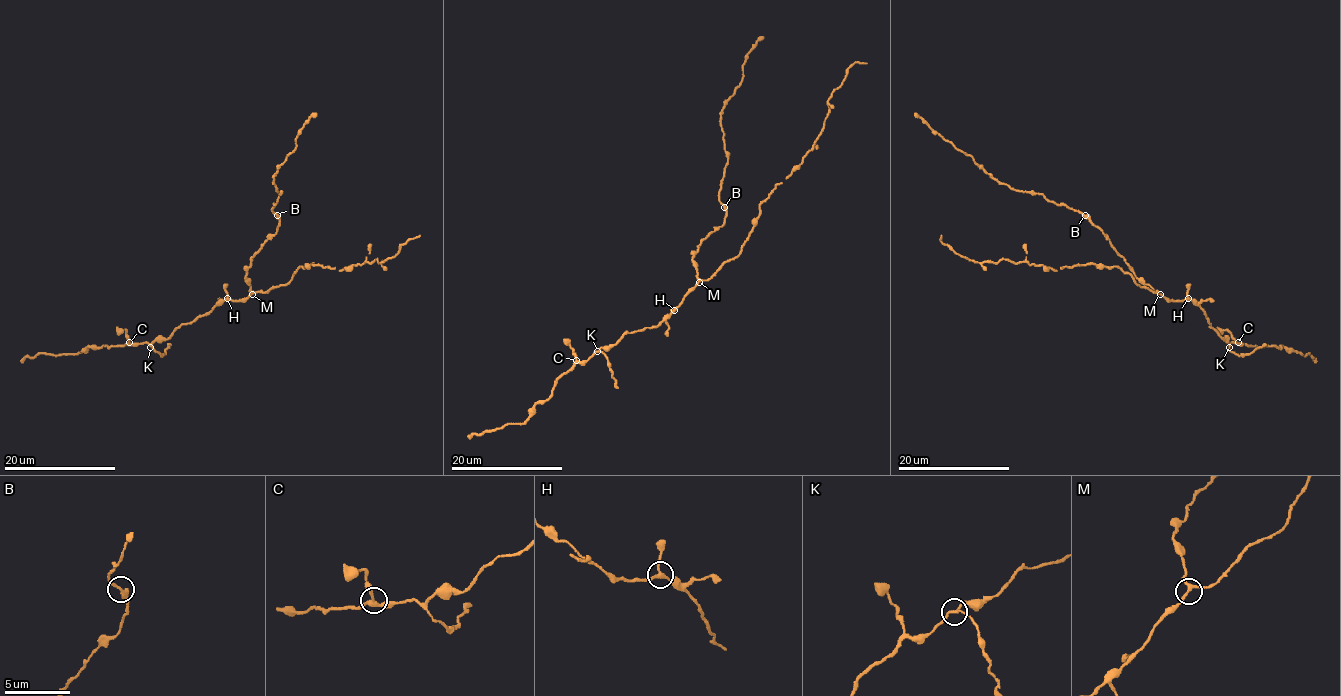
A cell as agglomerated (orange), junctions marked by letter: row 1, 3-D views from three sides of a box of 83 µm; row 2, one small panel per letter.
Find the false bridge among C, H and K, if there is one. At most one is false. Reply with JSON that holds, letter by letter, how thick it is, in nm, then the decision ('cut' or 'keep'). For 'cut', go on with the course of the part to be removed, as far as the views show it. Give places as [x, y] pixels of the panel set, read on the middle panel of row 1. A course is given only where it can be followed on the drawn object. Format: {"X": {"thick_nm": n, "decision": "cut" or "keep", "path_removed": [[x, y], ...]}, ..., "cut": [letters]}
{"C": {"thick_nm": 240, "decision": "keep"}, "H": {"thick_nm": 220, "decision": "keep"}, "K": {"thick_nm": 150, "decision": "keep"}, "cut": []}

